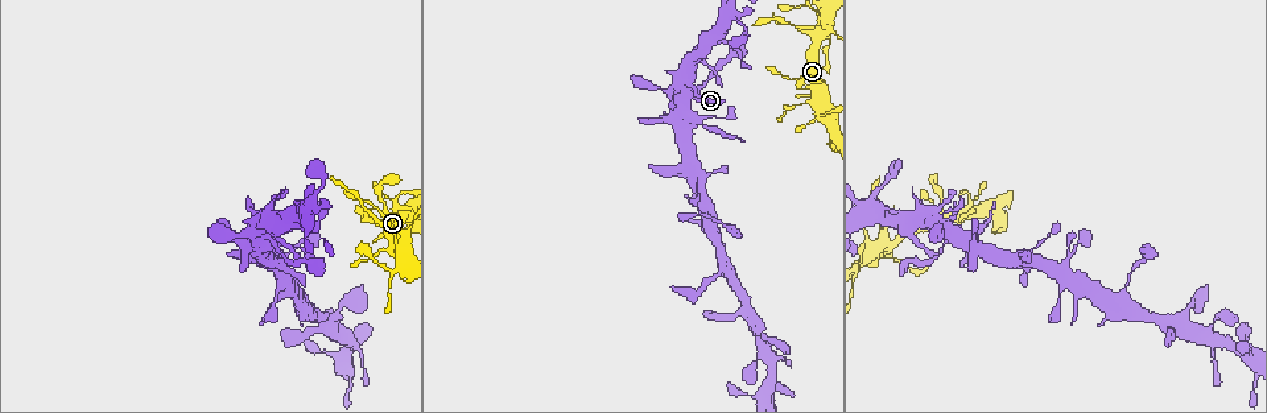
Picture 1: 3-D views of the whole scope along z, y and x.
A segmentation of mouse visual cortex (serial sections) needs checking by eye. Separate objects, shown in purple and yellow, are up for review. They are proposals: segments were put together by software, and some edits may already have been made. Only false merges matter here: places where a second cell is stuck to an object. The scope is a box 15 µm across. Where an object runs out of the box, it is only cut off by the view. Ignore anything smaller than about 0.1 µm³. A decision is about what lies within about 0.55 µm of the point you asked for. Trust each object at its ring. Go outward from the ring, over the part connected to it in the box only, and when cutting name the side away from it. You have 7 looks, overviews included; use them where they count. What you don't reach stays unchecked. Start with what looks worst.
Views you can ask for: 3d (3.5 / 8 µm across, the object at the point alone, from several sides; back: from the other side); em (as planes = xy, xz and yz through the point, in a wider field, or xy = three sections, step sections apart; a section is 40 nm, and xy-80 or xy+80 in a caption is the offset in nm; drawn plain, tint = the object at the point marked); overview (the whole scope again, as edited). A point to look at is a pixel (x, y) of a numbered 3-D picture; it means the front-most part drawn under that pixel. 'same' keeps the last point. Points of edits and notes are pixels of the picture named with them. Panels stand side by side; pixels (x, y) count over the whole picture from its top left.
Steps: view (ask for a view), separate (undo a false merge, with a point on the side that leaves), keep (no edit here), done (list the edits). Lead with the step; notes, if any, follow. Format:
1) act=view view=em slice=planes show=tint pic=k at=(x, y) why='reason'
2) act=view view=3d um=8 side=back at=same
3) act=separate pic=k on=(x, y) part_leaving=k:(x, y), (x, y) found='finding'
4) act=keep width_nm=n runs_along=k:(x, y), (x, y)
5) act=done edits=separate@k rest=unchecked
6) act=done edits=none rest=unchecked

act=view view=3d um=8 pic=1 at=(401, 250) why='sharp bend'

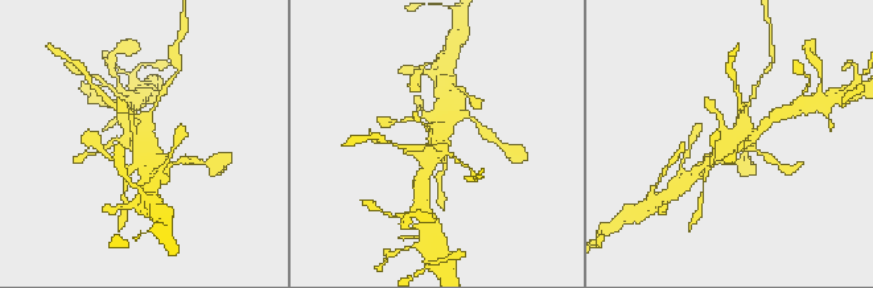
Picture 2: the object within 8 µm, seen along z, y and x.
act=view view=em slice=xy step=3 show=tint pic=2 at=(438, 140)

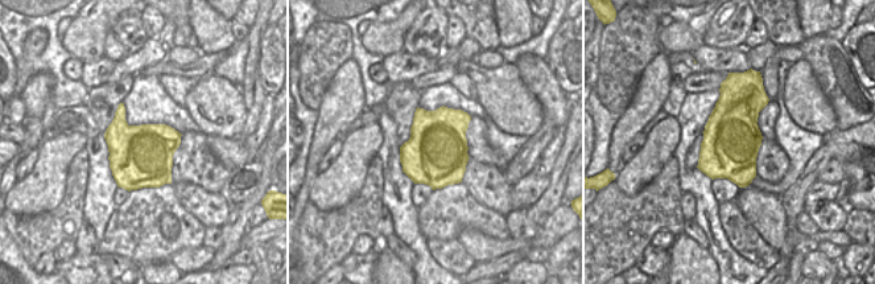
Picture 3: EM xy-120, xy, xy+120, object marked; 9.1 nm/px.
act=keep runs_along=2:(765, 123), (708, 164) found='one cell here'

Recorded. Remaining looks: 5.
act=view view=3d um=3.5 pic=1 at=(971, 203) why='abrupt turn'

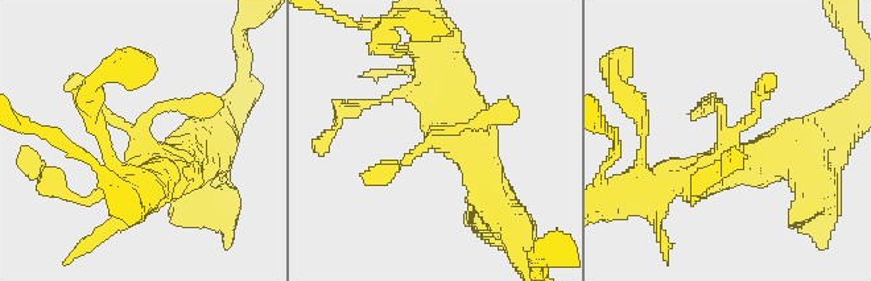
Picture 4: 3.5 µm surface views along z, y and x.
act=view view=em slice=xy step=5 show=tint pic=4 at=(143, 131)

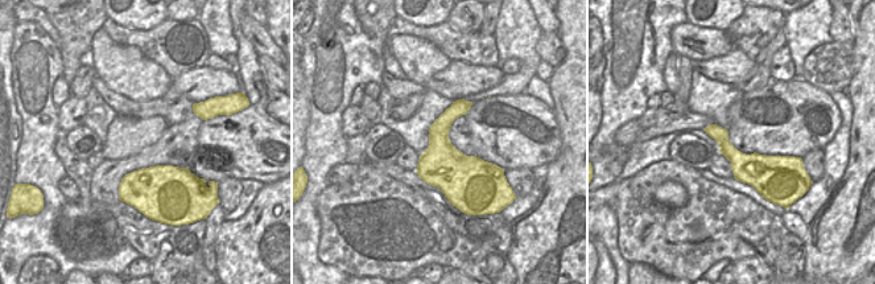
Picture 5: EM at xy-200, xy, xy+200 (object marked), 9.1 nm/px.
act=keep width_nm=400 runs_along=4:(159, 174), (211, 114) found='one cell here'

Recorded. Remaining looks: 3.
act=view view=3d um=8 pic=1 at=(870, 198) why='small branch off a trunk'

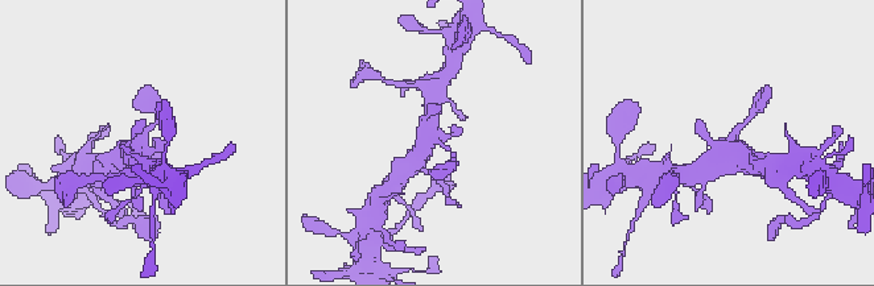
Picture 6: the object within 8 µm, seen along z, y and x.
act=view view=em slice=xy step=3 show=tint pic=6 at=(733, 139)

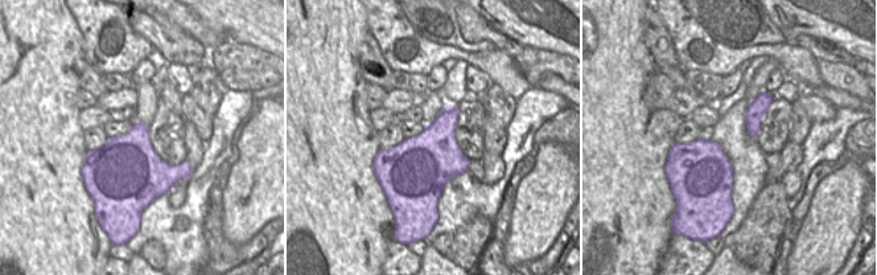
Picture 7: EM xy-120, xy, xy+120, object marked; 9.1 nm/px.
act=keep runs_along=6:(412, 165), (429, 139), (431, 112) found='one cell here'

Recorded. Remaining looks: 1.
act=done edits=none rest=unchecked

